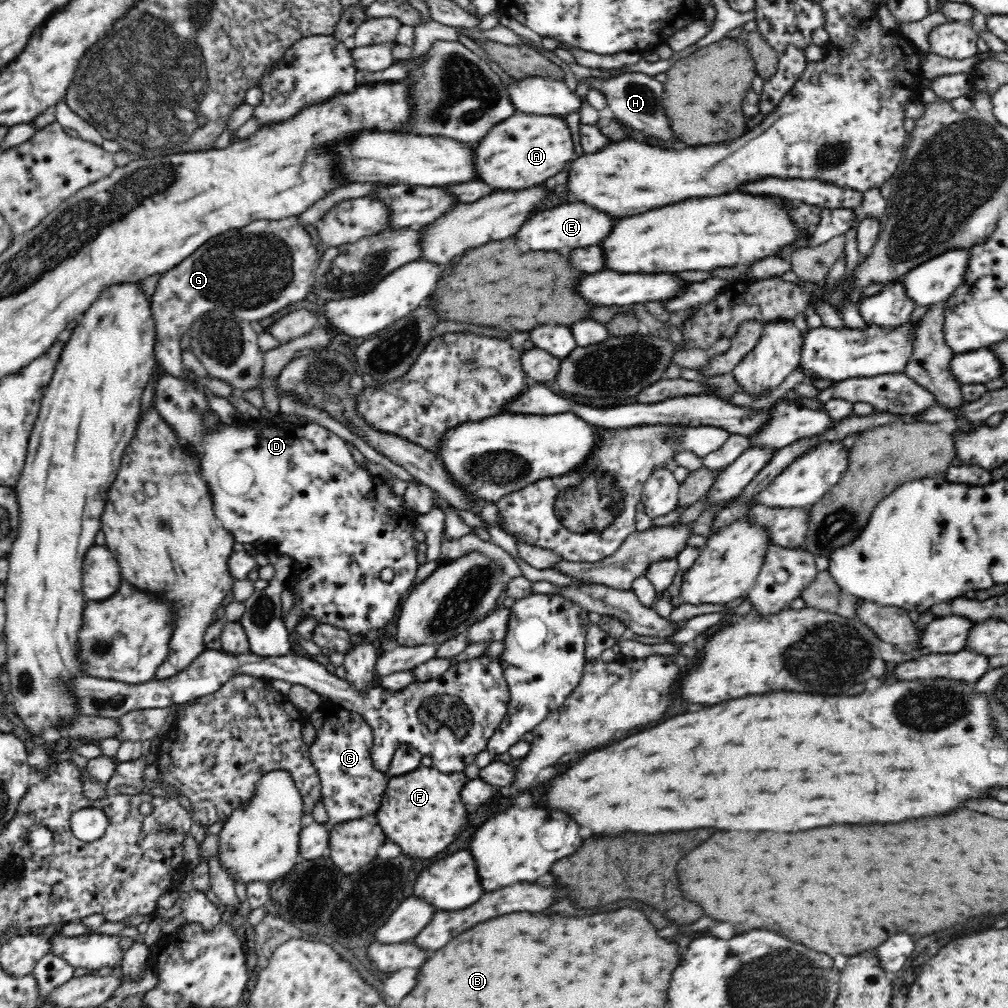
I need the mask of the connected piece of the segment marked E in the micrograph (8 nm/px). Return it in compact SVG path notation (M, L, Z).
M582 202L576 204L564 204L546 212L538 212L530 216L524 224L524 228L516 234L520 242L528 244L530 250L560 250L560 248L586 248L596 246L606 238L614 228L614 222L608 214L590 208Z

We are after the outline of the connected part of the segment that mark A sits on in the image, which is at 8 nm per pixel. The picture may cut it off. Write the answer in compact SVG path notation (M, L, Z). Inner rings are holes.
M515 112L495 126L492 132L488 132L488 138L474 148L479 178L495 190L532 188L558 174L570 160L576 158L574 140L564 116Z

